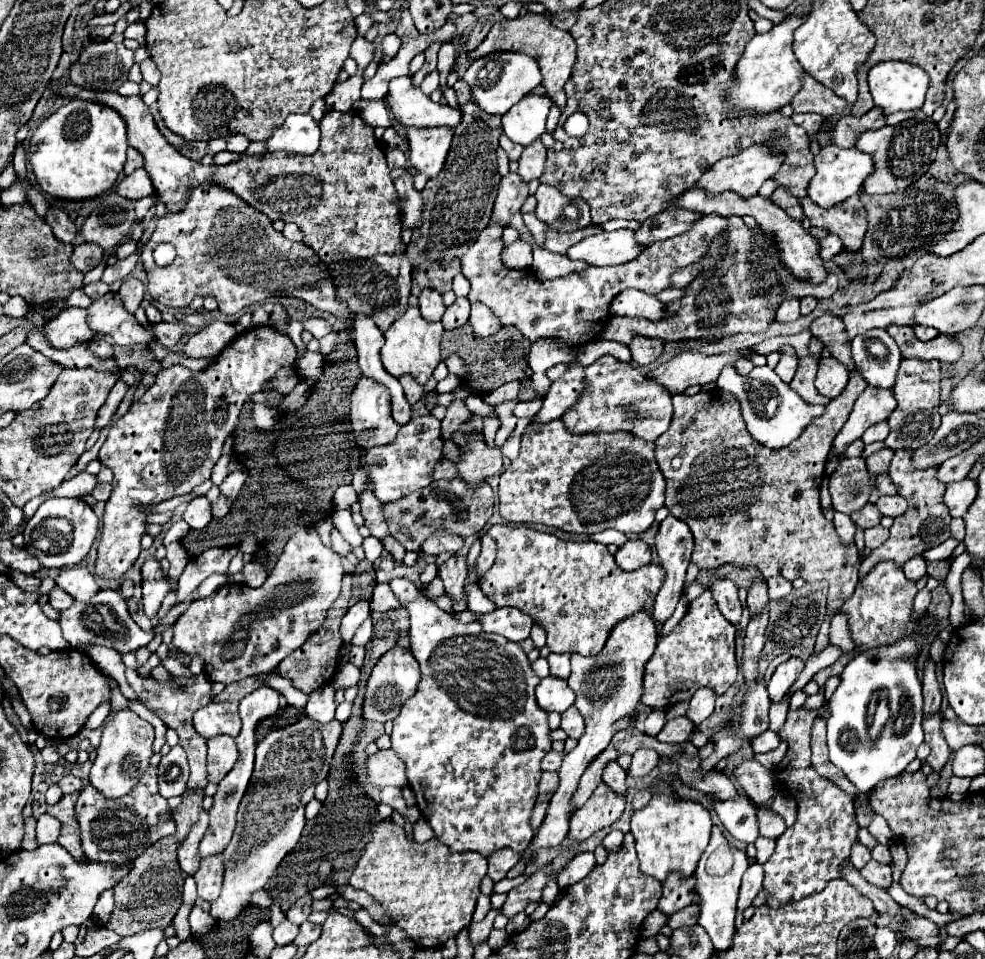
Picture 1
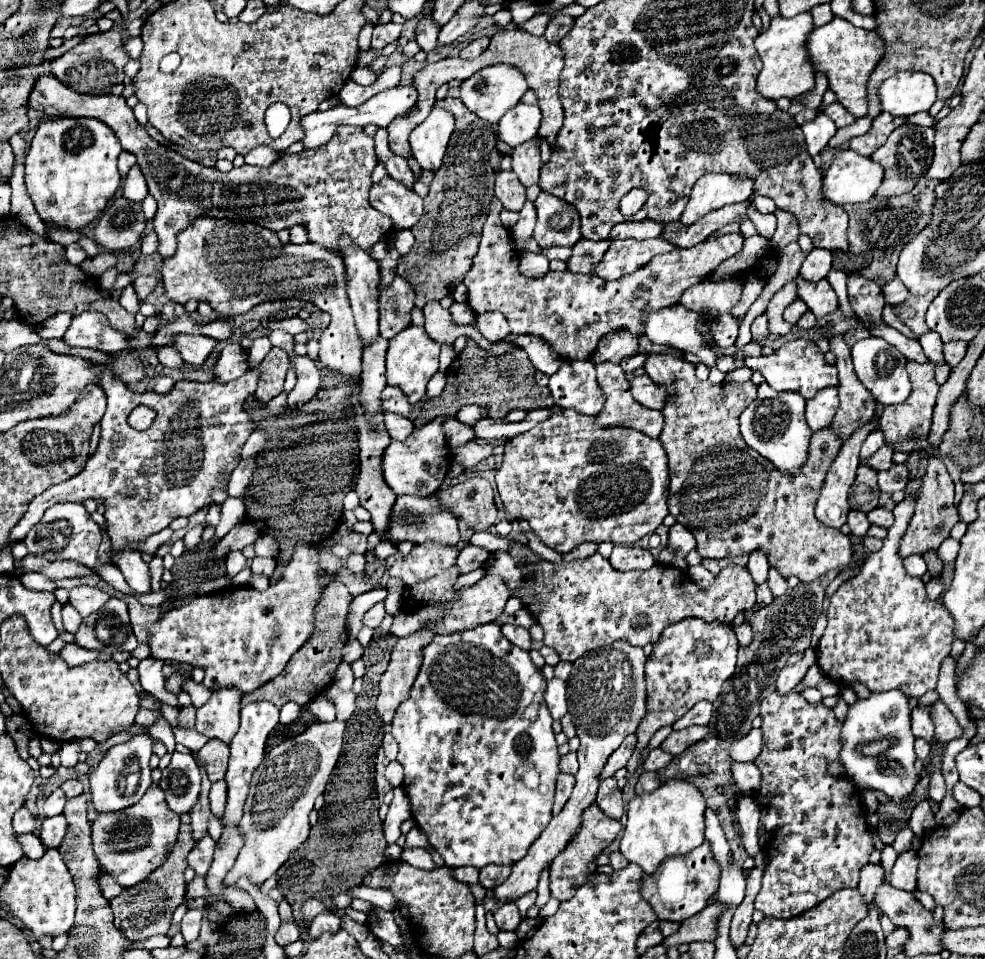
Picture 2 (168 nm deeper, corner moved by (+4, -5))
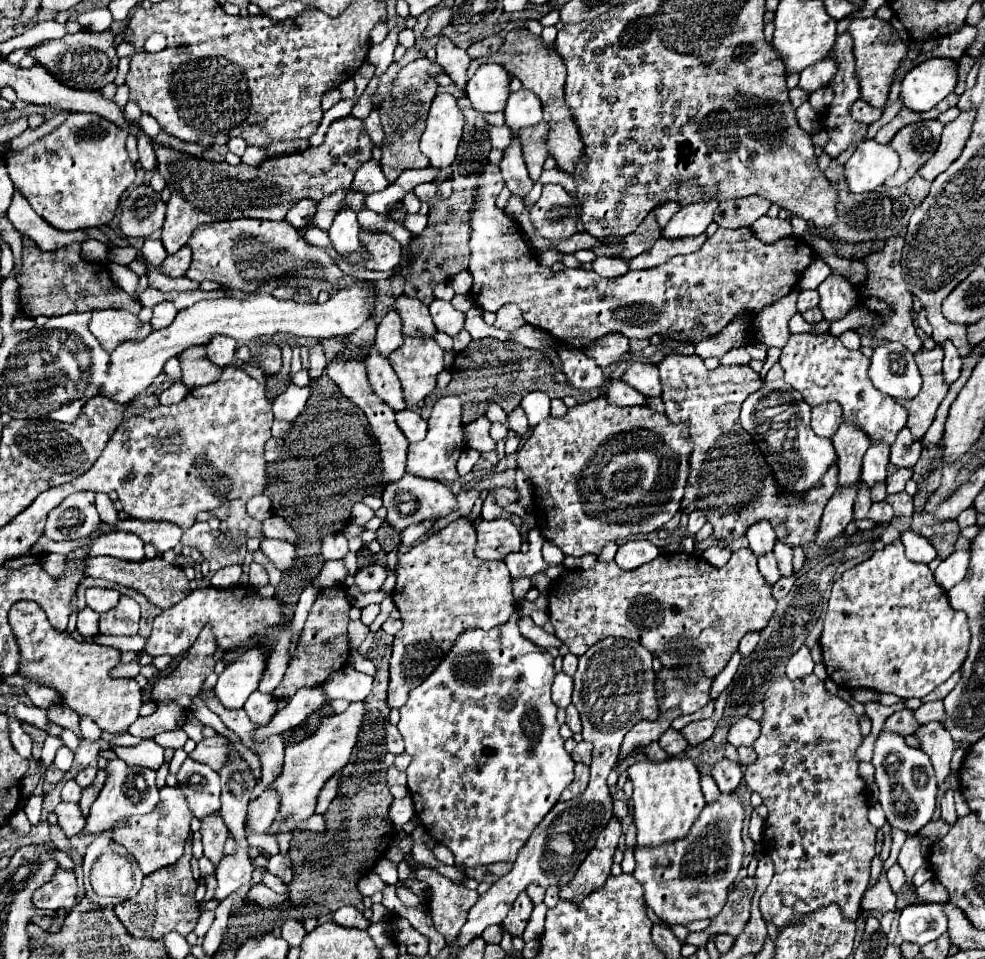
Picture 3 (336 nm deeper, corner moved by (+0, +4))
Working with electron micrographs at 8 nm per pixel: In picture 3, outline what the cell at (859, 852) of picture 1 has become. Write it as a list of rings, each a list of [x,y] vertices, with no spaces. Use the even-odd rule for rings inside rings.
[[[882,871],[878,881],[866,889],[860,905],[862,905],[862,909],[878,909],[878,911],[896,909],[896,893],[892,891],[892,887],[886,879],[886,871]]]

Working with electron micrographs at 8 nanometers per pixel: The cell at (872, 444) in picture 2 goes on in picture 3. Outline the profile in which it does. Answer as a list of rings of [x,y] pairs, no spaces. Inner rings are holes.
[[[872,443],[864,455],[862,463],[862,481],[872,487],[878,481],[886,479],[886,465],[888,465],[890,445],[888,443]]]

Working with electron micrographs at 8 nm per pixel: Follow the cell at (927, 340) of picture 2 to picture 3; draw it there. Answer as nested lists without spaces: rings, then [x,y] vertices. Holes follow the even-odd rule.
[[[940,343],[940,347],[944,349],[944,379],[946,379],[946,383],[954,383],[960,377],[962,359],[960,359],[954,343]]]

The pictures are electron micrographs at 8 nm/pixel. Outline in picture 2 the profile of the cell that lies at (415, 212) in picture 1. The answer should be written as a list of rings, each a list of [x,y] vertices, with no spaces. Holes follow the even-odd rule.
[[[378,128],[378,132],[374,134],[374,150],[376,150],[376,158],[378,162],[382,162],[388,170],[388,174],[402,182],[402,184],[414,184],[414,174],[412,170],[408,168],[408,162],[406,158],[402,156],[396,156],[390,148],[388,148],[388,140],[386,140],[386,130],[384,128]]]

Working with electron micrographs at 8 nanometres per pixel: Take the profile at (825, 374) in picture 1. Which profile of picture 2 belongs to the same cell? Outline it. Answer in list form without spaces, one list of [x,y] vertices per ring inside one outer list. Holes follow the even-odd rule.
[[[826,388],[816,396],[816,400],[806,402],[806,422],[812,432],[818,432],[822,428],[828,428],[832,422],[832,416],[836,414],[838,408],[838,390],[836,388]]]

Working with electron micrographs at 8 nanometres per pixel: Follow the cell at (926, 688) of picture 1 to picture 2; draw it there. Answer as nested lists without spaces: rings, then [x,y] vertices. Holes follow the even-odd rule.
[[[930,708],[912,710],[912,734],[914,738],[924,738],[930,746],[938,744],[938,738],[934,734],[934,724],[930,720]]]

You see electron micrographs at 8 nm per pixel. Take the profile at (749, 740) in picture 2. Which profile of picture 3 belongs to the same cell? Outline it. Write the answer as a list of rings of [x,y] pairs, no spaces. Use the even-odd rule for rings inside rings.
[[[744,717],[744,719],[738,719],[730,731],[728,731],[728,743],[732,743],[734,747],[752,747],[754,741],[758,739],[760,735],[760,723],[750,719],[750,717]]]

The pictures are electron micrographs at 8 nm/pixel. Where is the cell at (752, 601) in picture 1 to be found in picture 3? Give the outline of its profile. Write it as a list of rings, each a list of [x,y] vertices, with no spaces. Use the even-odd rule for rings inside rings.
[[[766,521],[754,523],[754,525],[748,529],[746,537],[748,537],[748,541],[750,541],[750,549],[752,549],[758,557],[764,555],[764,553],[768,553],[768,551],[772,551],[772,547],[774,547],[774,543],[776,543],[776,535],[774,535],[770,523],[766,523]]]

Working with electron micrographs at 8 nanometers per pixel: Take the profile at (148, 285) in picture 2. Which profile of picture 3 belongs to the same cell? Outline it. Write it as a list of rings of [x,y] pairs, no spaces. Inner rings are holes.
[[[182,247],[178,253],[168,255],[164,259],[164,263],[160,265],[160,273],[168,275],[168,277],[182,277],[190,265],[190,257],[192,257],[190,247]]]

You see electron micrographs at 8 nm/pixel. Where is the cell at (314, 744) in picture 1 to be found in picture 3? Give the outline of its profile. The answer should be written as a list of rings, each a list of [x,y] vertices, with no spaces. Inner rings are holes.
[[[350,703],[350,707],[344,713],[328,715],[322,719],[320,727],[306,737],[304,741],[296,745],[288,745],[284,753],[284,767],[282,773],[270,783],[272,791],[280,793],[280,811],[274,819],[274,823],[268,829],[268,835],[280,837],[286,831],[296,831],[298,823],[310,819],[316,809],[316,799],[324,787],[324,783],[336,775],[350,759],[350,753],[356,745],[358,731],[364,717],[364,703]]]

